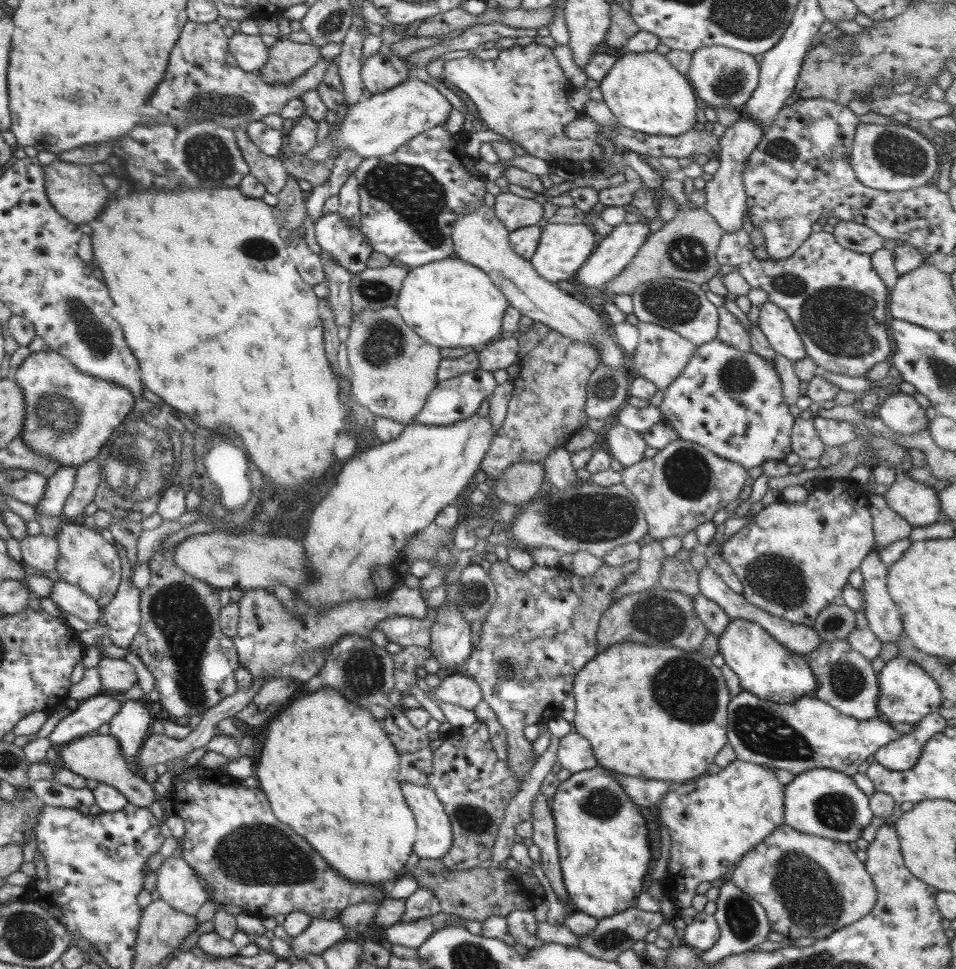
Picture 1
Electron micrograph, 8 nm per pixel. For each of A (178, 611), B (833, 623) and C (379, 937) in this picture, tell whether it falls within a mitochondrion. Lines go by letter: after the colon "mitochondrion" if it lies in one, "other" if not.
A: mitochondrion
B: mitochondrion
C: other

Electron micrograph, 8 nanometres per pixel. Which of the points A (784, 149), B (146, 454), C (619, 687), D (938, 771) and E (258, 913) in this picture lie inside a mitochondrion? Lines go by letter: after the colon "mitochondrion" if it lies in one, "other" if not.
A: mitochondrion
B: mitochondrion
C: other
D: other
E: other

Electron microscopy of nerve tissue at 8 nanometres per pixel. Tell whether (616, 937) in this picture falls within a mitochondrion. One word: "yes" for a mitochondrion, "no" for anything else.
yes

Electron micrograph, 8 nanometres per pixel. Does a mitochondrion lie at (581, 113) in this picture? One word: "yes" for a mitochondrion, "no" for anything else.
no

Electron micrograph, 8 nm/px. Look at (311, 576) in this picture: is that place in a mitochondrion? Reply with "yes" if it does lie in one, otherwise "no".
no

